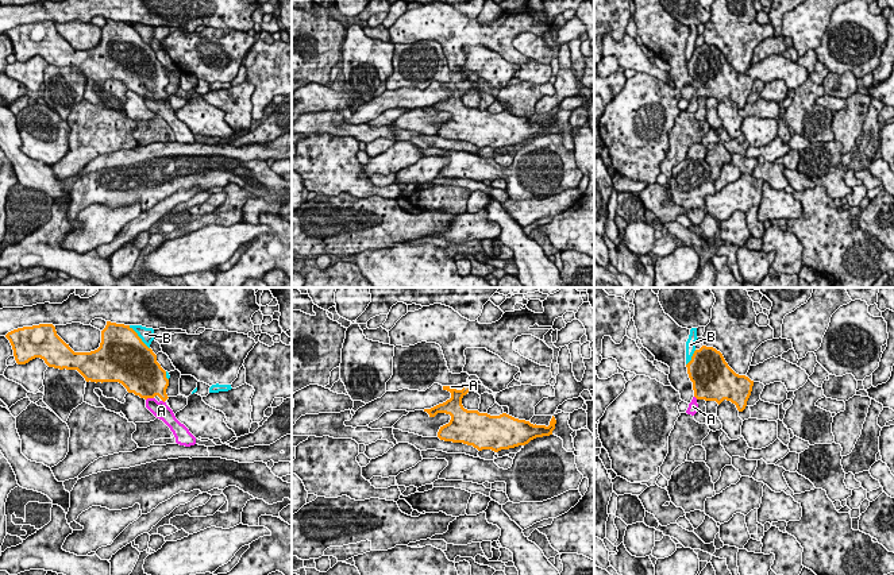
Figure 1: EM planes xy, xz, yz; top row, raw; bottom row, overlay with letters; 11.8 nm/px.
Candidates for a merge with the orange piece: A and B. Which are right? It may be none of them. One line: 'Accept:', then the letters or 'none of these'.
Accept: A

